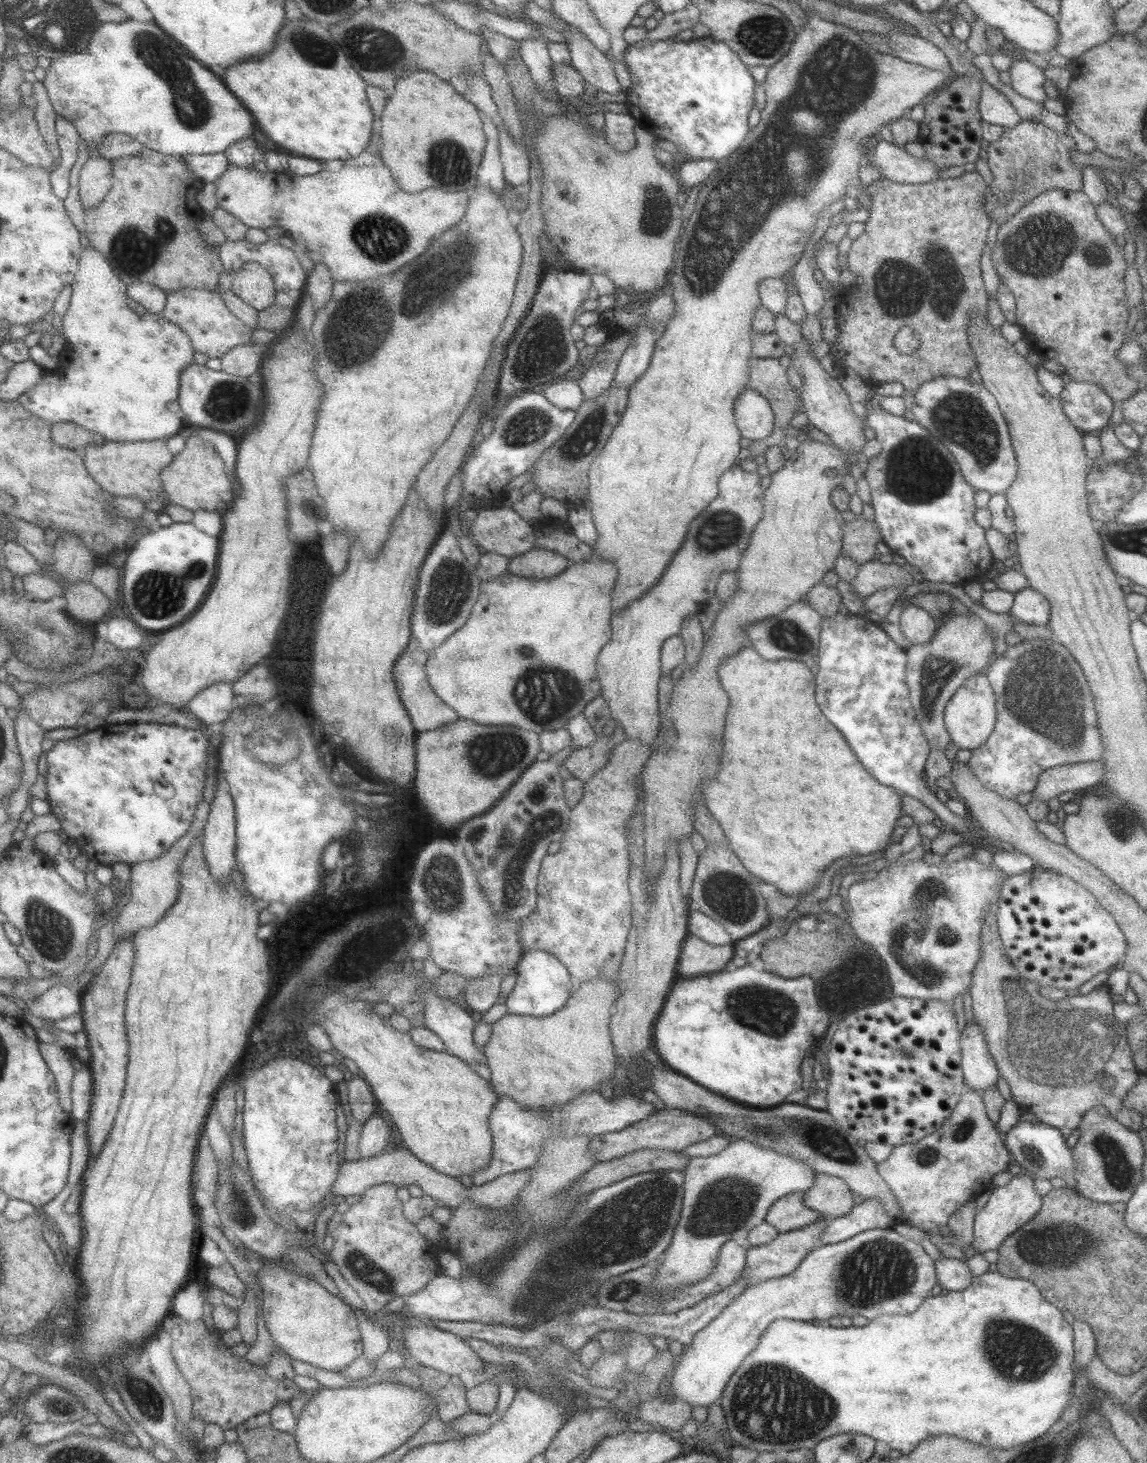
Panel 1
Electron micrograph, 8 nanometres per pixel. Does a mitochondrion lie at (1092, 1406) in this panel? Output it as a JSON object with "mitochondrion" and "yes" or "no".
{"mitochondrion":"no"}

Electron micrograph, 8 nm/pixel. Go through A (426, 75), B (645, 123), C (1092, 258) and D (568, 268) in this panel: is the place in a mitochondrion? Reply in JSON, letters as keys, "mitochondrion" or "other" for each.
{"A":"other","B":"other","C":"mitochondrion","D":"other"}

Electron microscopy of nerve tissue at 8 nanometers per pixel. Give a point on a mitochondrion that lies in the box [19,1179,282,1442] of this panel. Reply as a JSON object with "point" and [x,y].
{"point":[149,1401]}

